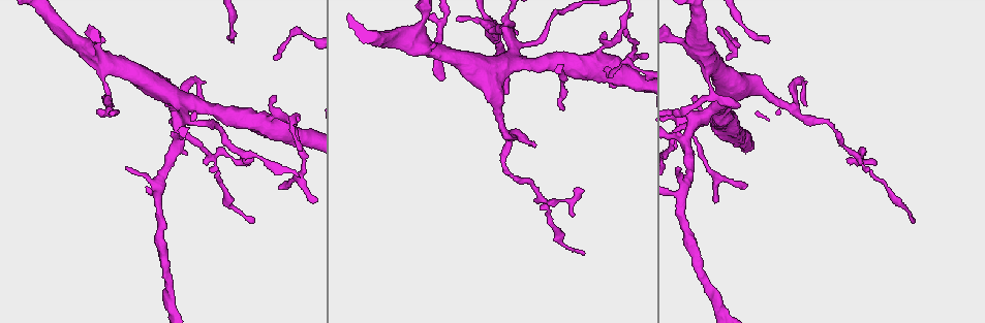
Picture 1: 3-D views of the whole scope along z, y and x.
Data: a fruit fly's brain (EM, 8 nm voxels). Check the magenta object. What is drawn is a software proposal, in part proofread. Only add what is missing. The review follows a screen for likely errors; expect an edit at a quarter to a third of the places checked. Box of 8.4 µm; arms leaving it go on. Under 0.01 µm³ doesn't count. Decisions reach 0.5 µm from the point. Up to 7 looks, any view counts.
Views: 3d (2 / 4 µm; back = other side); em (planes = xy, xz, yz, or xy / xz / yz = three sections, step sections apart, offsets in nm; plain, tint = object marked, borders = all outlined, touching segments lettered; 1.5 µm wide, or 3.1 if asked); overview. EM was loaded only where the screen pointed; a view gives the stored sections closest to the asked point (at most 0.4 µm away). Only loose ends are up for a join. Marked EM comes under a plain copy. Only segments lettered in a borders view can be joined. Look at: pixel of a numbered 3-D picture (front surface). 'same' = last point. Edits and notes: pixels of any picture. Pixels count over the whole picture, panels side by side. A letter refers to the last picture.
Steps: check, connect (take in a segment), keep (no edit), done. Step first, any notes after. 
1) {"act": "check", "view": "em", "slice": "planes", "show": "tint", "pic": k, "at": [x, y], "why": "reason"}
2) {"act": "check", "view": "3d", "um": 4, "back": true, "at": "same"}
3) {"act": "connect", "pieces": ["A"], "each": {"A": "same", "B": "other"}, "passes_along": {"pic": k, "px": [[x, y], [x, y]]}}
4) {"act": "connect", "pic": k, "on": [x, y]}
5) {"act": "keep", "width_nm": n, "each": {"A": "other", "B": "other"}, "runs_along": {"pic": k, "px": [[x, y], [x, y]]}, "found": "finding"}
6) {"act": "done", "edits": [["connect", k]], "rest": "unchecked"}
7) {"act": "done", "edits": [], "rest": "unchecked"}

{"act": "check", "view": "em", "slice": "planes", "show": "borders", "pic": 1, "at": [272, 96], "why": "tapers out"}

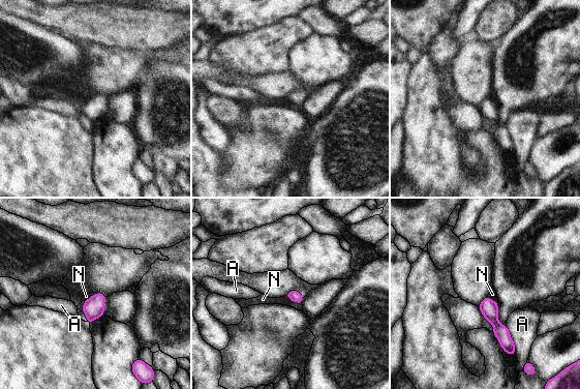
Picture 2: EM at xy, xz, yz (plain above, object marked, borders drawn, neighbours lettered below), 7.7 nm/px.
{"act": "keep", "each": {"A": "other", "N": "other"}, "runs_along": {"pic": 2, "px": [[486, 300], [492, 319], [511, 352]]}, "found": "no lettered segment goes on from it"}

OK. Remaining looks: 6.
{"act": "check", "view": "em", "slice": "xz", "step": 4, "show": "tint", "pic": 1, "at": [278, 188], "why": "tapers out"}

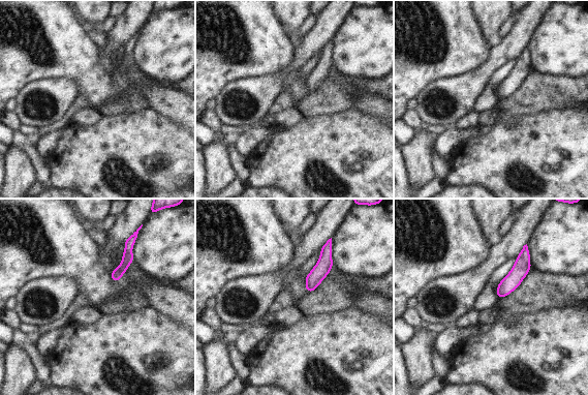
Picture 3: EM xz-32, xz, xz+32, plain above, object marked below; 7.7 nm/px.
{"act": "check", "view": "em", "slice": "planes", "show": "borders", "at": "same"}

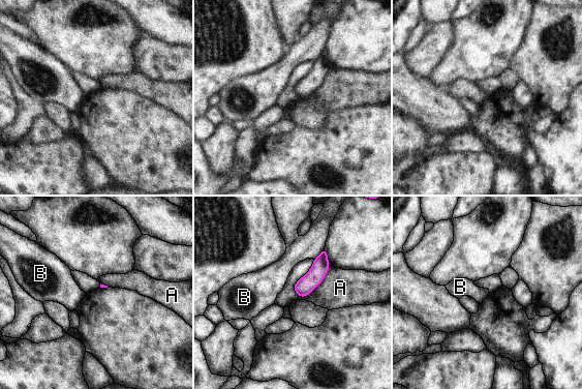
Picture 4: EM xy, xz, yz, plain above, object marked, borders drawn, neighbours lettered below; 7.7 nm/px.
{"act": "keep", "each": {"A": "other", "B": "other"}, "border": {"pic": 4, "px": [[324, 247], [313, 260]]}, "found": "none of them fits"}

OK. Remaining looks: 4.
{"act": "check", "view": "3d", "um": 4, "pic": 1, "at": [582, 192], "why": "tapers out"}

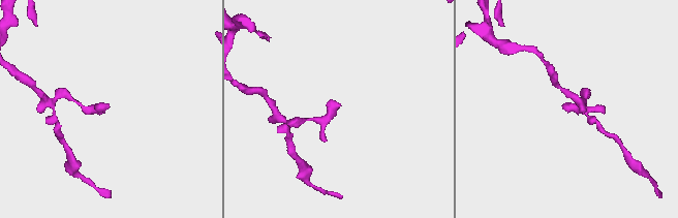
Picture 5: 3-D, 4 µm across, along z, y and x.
{"act": "check", "view": "em", "slice": "planes", "show": "borders", "pic": 5, "at": [107, 105]}

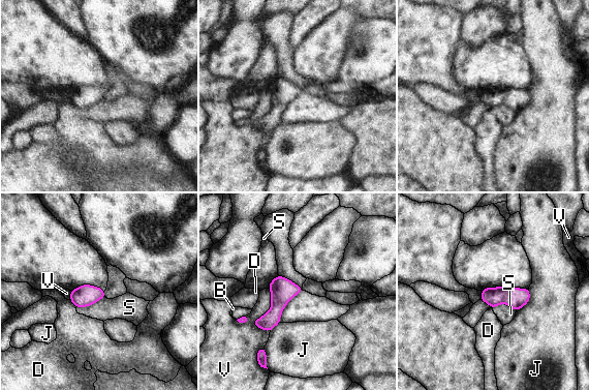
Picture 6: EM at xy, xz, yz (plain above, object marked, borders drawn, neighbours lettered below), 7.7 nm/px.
{"act": "keep", "width_nm": 170, "each": {"B": "other", "D": "other", "J": "other", "S": "other", "V": "other"}, "border": {"pic": 6, "px": [[104, 296], [92, 304], [75, 307]]}, "found": "no lettered segment goes on from it"}

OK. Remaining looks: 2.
{"act": "done", "edits": [], "rest": "unchecked"}

